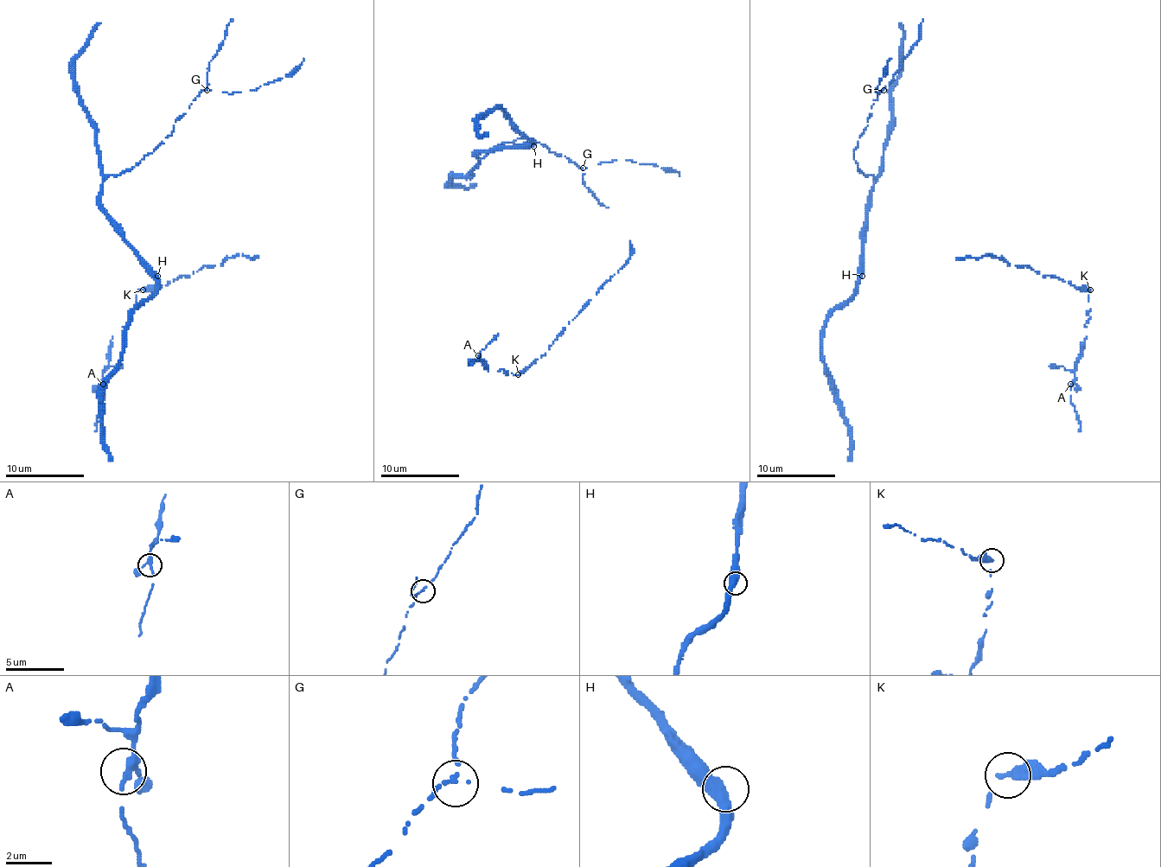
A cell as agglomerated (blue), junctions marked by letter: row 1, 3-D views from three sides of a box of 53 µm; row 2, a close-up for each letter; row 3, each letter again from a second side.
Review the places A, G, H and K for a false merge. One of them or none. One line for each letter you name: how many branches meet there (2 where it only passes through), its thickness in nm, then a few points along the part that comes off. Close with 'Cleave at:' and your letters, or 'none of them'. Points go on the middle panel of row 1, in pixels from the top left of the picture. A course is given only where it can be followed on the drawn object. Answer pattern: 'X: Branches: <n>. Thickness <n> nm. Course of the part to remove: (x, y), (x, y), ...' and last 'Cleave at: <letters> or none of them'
K: Branches: 2. Thickness 280 nm. Course of the part to remove: (518, 375), (545, 353), (581, 309), (618, 272), (630, 257), (630, 241)
Cleave at: K

